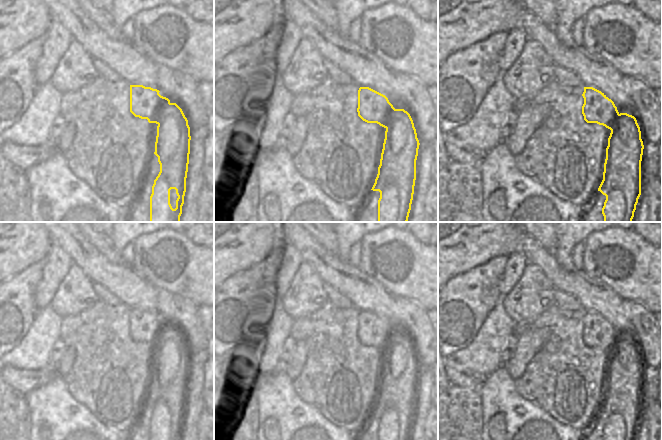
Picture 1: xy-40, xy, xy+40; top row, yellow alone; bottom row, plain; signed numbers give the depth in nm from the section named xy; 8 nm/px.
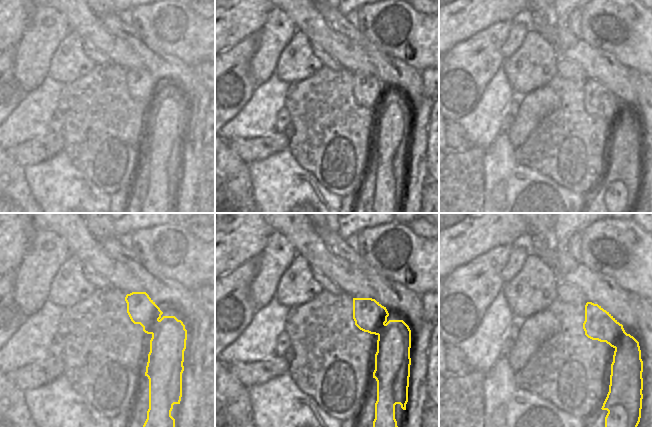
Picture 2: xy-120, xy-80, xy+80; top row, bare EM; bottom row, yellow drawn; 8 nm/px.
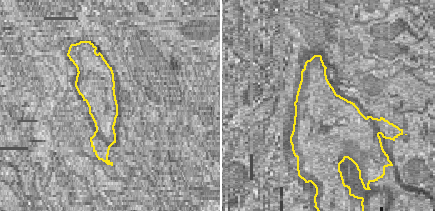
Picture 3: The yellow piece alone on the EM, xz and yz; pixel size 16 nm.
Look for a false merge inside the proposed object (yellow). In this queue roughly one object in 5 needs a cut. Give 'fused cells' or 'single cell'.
single cell

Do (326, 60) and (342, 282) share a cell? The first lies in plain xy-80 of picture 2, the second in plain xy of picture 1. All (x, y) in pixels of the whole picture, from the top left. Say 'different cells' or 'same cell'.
different cells

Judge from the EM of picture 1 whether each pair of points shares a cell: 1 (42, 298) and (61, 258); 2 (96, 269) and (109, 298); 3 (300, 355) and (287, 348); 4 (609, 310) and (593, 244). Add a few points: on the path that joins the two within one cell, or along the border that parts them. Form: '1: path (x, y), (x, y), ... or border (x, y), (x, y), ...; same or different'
1: path (46, 288), (55, 268); same
2: border (92, 282), (98, 282), (122, 302); different
3: border (296, 341), (290, 357), (283, 366); different
4: border (582, 269), (593, 278), (607, 284), (621, 296); different

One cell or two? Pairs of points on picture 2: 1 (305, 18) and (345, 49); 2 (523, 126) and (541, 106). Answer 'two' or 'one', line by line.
1: one
2: one

